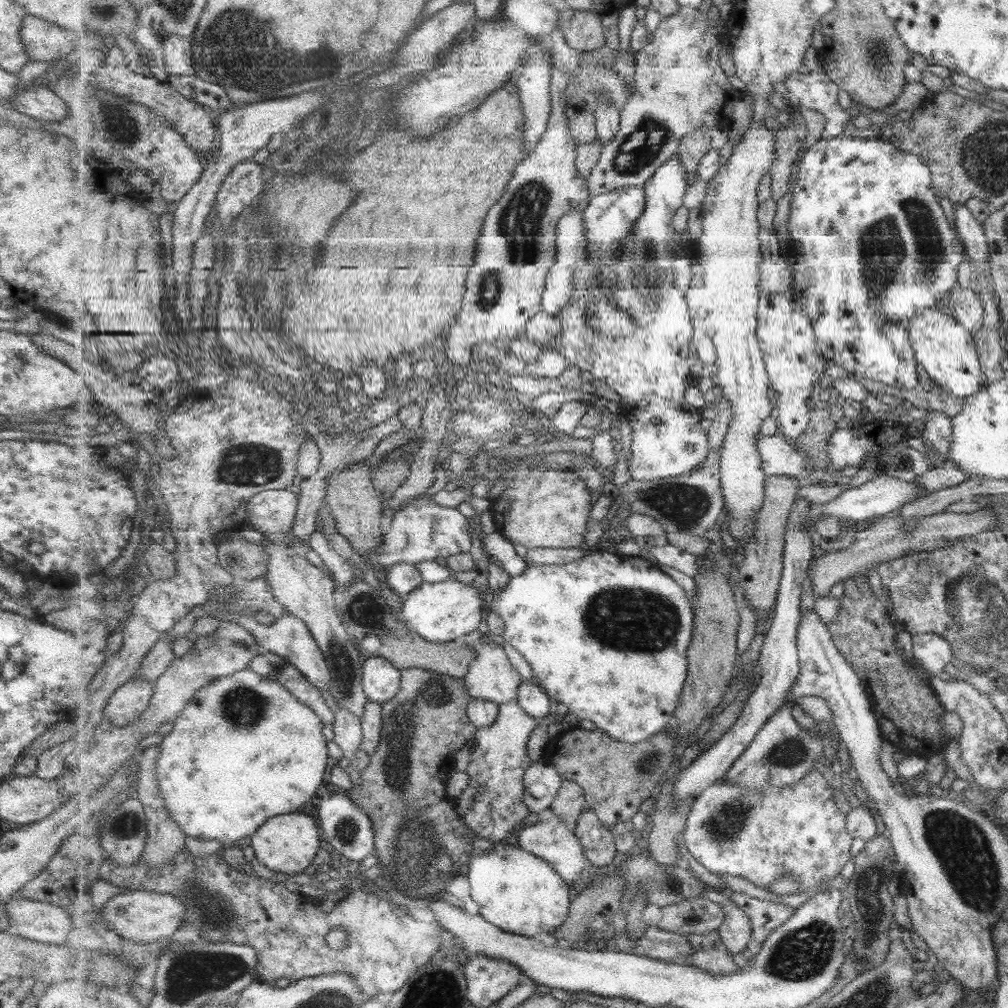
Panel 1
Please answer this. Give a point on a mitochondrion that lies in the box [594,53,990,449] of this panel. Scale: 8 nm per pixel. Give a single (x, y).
(881, 245)

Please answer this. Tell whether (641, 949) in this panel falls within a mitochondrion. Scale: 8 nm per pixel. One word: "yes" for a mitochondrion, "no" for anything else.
no

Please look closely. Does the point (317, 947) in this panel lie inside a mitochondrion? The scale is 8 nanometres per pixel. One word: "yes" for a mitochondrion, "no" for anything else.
no

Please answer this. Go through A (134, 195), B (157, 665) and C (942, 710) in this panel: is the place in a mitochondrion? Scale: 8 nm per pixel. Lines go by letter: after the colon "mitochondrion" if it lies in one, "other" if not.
A: other
B: other
C: other

